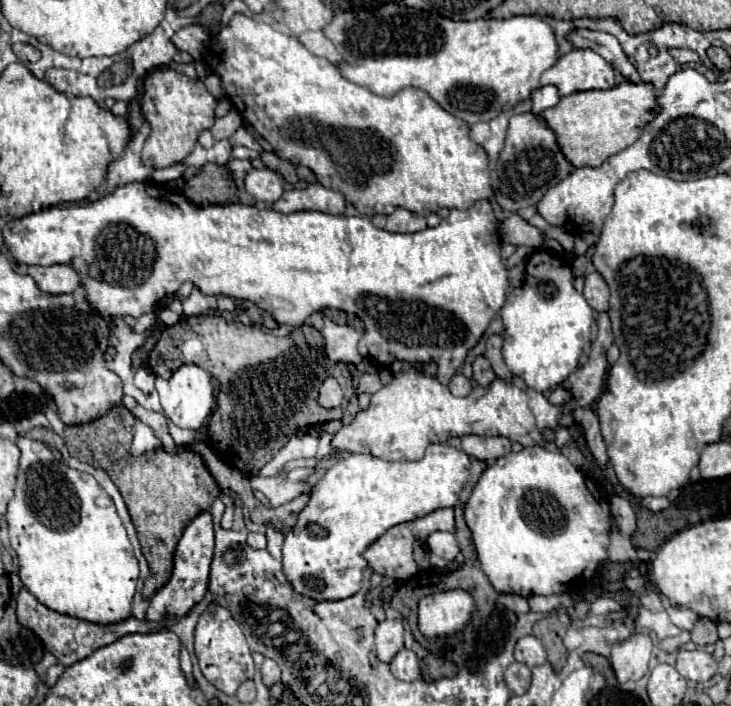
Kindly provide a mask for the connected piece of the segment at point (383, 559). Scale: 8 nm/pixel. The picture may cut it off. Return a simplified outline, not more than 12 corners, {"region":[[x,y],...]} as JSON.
{"region":[[436,509],[388,529],[364,557],[374,573],[410,579],[414,541],[454,531],[454,511]]}

